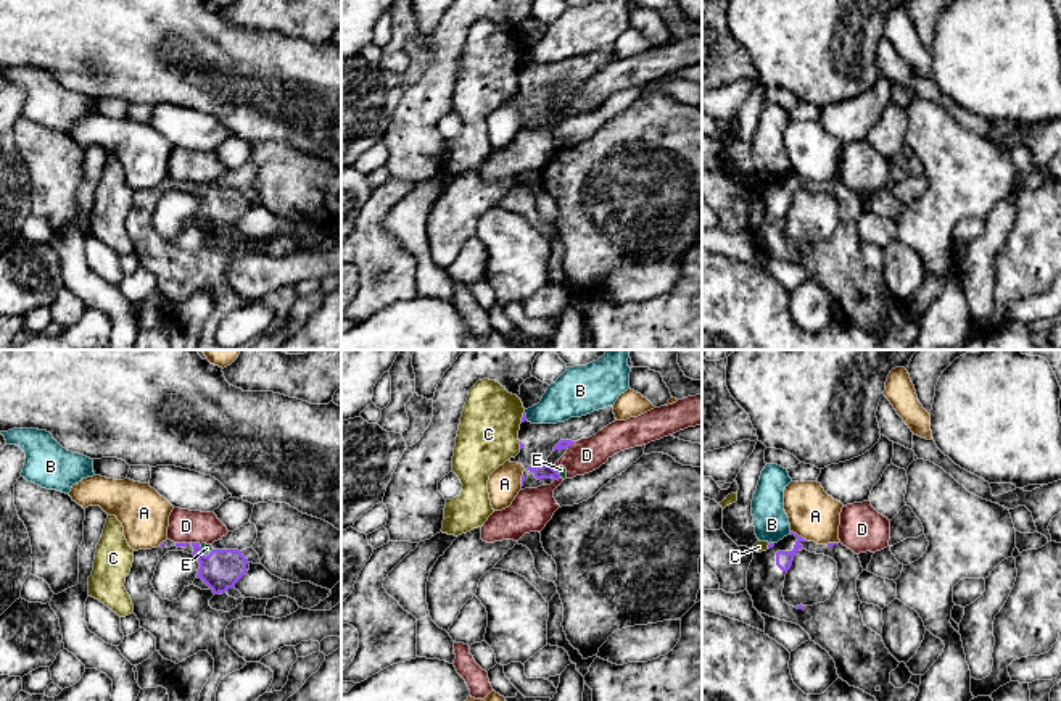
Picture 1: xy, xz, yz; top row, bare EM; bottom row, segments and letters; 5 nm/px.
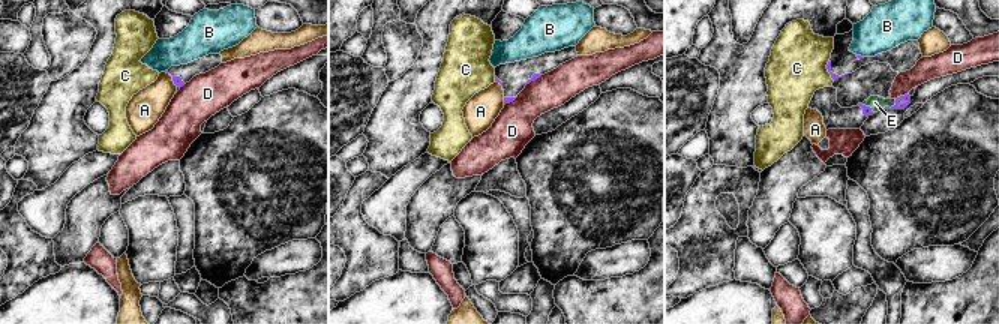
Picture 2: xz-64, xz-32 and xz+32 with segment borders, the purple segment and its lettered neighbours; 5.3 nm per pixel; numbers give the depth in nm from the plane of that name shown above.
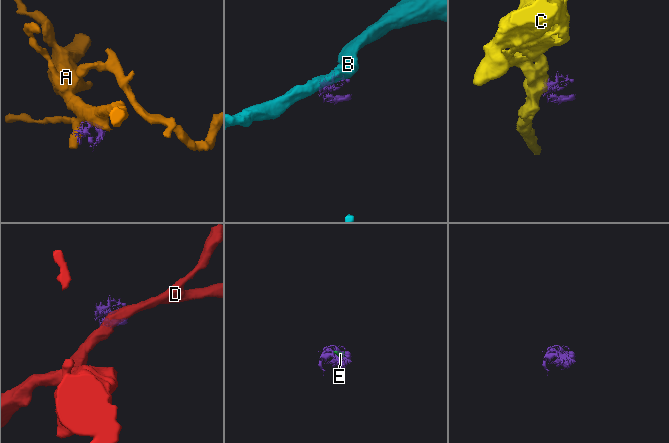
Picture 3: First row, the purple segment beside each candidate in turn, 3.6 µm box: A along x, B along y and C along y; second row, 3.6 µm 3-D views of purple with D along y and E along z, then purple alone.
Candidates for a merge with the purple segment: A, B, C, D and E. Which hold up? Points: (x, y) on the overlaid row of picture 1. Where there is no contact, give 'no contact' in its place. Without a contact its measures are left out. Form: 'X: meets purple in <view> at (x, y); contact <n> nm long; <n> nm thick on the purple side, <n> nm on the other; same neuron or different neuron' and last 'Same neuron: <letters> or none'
A: meets purple in yz at (797, 535); contact 100 nm long; 80 nm thick on the purple side, 260 nm on the other; different neuron
B: meets purple in xz at (525, 416); contact 40 nm long; 20 nm thick on the purple side, 220 nm on the other; different neuron
C: meets purple in xz at (524, 416); contact 60 nm long; 20 nm thick on the purple side, 300 nm on the other; different neuron
D: meets purple in xy at (197, 543); contact 50 nm long; 200 nm thick on the purple side, 170 nm on the other; different neuron
E: meets purple in xy at (203, 553); contact 80 nm long; 200 nm thick on the purple side, 50 nm on the other; same neuron
Same neuron: E

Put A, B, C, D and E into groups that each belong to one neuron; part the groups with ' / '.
A / B / C / D / E

